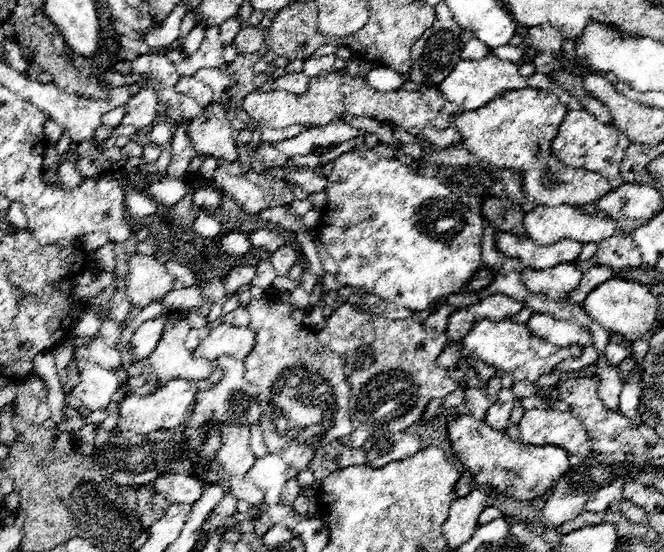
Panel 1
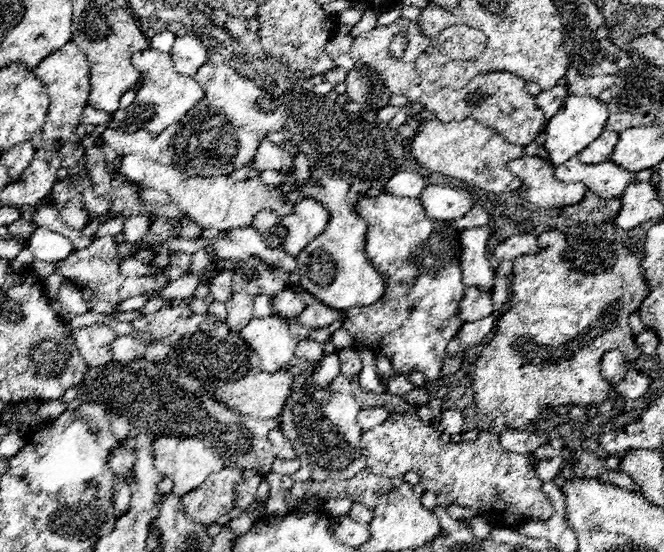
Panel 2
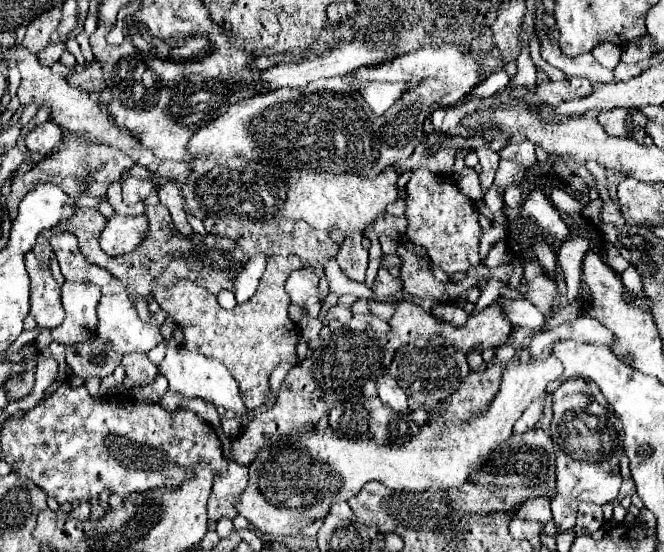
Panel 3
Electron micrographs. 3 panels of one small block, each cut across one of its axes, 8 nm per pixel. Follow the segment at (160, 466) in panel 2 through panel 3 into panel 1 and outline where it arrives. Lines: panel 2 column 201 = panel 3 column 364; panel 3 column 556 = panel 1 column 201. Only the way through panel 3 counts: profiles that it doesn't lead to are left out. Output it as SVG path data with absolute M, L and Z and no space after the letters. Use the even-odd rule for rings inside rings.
M166 314L162 338L152 352L152 370L160 380L158 388L176 378L204 380L210 376L212 366L208 360L194 360L190 350L184 346L184 338L190 332L190 324L180 314Z

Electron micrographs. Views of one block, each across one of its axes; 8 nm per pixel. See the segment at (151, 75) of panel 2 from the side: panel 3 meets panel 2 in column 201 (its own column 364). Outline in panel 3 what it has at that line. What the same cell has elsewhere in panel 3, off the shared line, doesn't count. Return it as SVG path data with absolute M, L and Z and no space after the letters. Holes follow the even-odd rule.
M370 82L360 88L362 98L378 116L382 116L390 106L394 106L394 102L398 102L404 92L406 84L396 84L396 82Z

